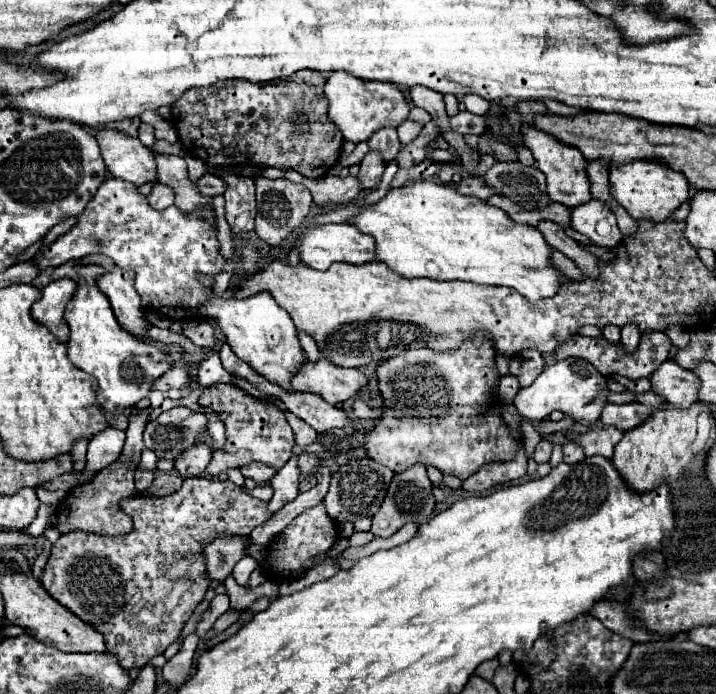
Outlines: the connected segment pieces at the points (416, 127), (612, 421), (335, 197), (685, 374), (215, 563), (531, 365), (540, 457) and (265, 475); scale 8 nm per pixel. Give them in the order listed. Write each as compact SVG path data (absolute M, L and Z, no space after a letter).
M410 118L406 120L406 122L402 122L400 126L398 126L398 136L400 136L400 142L402 144L408 144L410 140L414 140L416 136L418 136L418 132L422 130L422 124L418 124L418 122L412 122Z
M608 404L602 412L602 418L600 418L600 428L606 428L606 426L614 426L622 432L628 432L636 426L640 426L646 418L650 418L650 414L654 414L656 408L650 408L650 406L644 406L644 404L622 404L622 406L616 406L616 404Z
M266 168L262 174L270 179L286 178L294 183L304 184L312 196L314 202L318 206L328 206L328 204L346 204L346 202L354 202L360 198L360 184L358 178L354 176L324 176L324 178L309 179L302 176L295 170L283 172L277 168Z
M666 360L652 376L652 392L666 398L670 404L678 408L690 408L698 402L700 380L694 372L682 370L674 364L674 360Z
M230 536L230 538L218 538L210 546L206 546L204 556L210 578L224 582L224 578L232 574L236 562L246 556L248 542L250 542L248 536Z
M538 350L528 354L516 354L510 362L510 374L520 380L520 386L530 386L544 370L544 358Z
M540 440L540 444L536 446L536 452L534 452L534 460L536 460L536 464L548 462L548 460L550 460L550 454L552 454L552 442L548 442L548 440Z
M252 462L252 464L248 464L248 466L242 466L240 472L242 472L244 478L250 478L250 480L254 480L254 482L258 482L258 484L270 482L270 478L276 474L274 468L266 466L266 464L256 464L256 462Z

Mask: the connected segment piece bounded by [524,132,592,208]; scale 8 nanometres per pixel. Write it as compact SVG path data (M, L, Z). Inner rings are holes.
M524 132L524 144L532 150L538 170L544 172L546 176L546 192L550 196L550 200L554 202L562 202L568 208L586 204L592 194L590 194L590 180L586 174L586 158L582 156L582 152L578 152L576 148L562 148L562 144L554 144L554 140L550 140L550 136L542 136L542 132Z

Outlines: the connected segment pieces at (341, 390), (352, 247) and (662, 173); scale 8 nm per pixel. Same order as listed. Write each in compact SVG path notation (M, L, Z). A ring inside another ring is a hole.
M320 358L316 364L304 364L294 376L292 386L302 392L314 392L332 406L338 406L366 386L366 376L358 368L338 368Z
M324 224L314 226L300 238L300 260L316 270L328 270L334 262L346 264L370 264L376 260L374 256L374 238L366 232L360 232L354 224Z
M640 160L622 168L610 168L610 192L634 220L644 218L660 222L672 216L672 212L690 198L690 184L686 176L670 172L670 168L662 168L662 164L654 164L652 160Z

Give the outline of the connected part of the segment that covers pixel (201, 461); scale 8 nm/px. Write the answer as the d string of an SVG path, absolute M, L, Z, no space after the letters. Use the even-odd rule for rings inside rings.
M196 444L194 448L188 448L186 452L182 452L178 456L178 460L174 460L174 468L180 472L182 478L202 476L206 464L210 462L210 456L212 456L210 446Z

